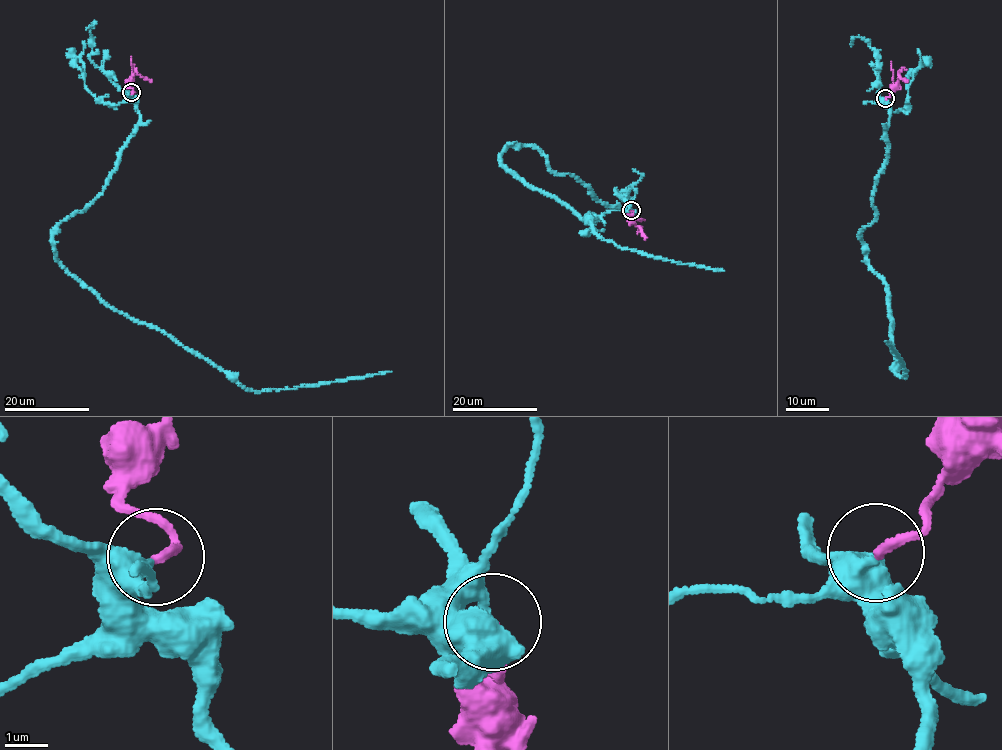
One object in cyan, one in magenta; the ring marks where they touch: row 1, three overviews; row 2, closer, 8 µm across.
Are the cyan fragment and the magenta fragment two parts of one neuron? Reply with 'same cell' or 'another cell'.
same cell

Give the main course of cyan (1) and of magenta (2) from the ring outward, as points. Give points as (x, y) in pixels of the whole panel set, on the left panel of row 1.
1: (131, 93), (141, 123), (104, 190), (58, 225), (59, 264), (246, 389), (391, 371)
2: (131, 92), (133, 90), (128, 83), (131, 76), (138, 74), (150, 80)

